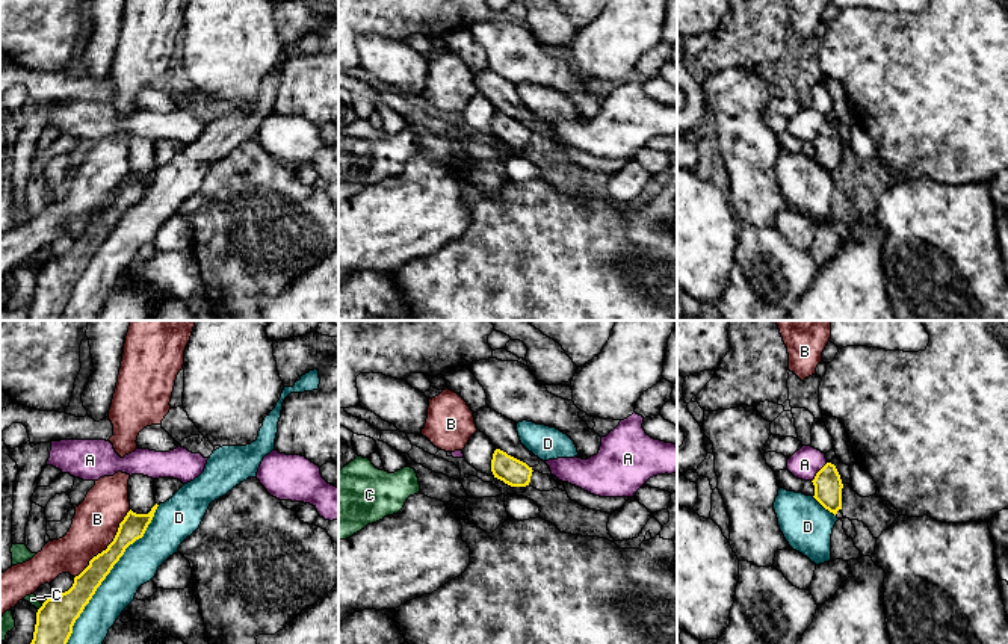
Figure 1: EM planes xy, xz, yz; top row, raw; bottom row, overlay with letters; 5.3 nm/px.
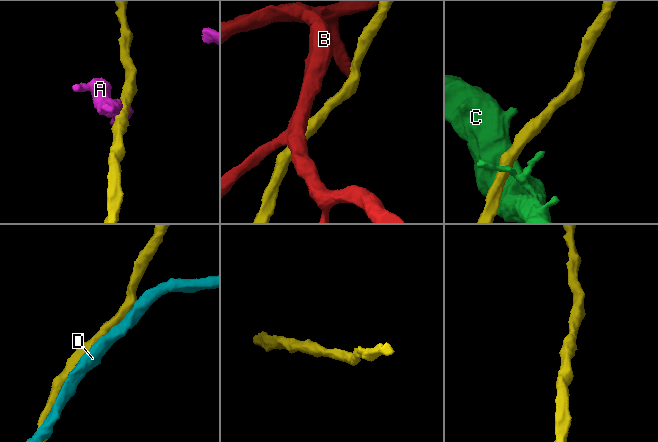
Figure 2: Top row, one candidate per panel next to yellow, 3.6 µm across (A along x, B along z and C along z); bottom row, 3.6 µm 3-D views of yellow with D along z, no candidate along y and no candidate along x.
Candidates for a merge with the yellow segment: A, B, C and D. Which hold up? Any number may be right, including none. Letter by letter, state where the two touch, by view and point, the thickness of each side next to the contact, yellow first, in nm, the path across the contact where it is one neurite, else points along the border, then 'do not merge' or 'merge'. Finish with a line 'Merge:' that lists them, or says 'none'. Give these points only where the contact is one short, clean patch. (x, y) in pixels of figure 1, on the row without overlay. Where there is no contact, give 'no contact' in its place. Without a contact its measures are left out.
A: meets yellow in yz at (818, 133); 150 nm thick on the yellow side, 160 nm on the other; border along yz (827, 124), (812, 142); do not merge
B: meets yellow in xy at (108, 207); 140 nm thick on the yellow side, 240 nm on the other; do not merge
C: meets yellow in xy at (41, 268); 200 nm thick on the yellow side, 60 nm on the other; do not merge
D: meets yellow in xy at (103, 241); 160 nm thick on the yellow side, 200 nm on the other; do not merge
Merge: none

